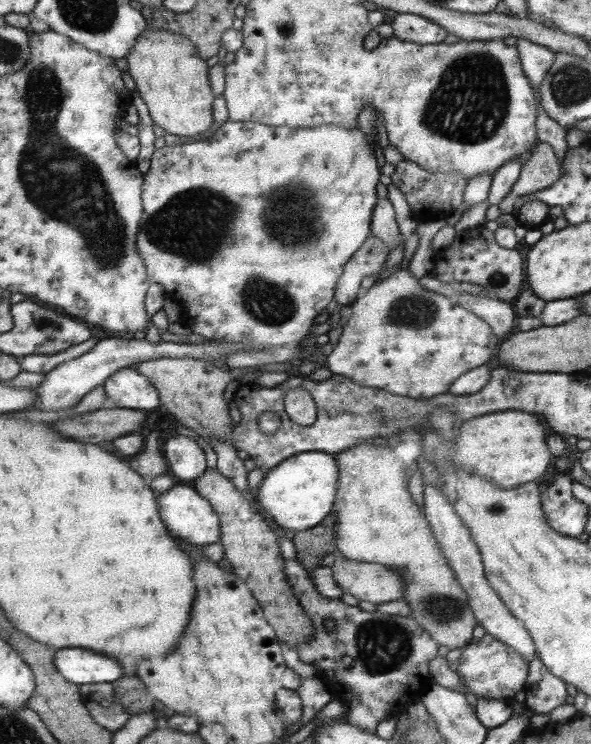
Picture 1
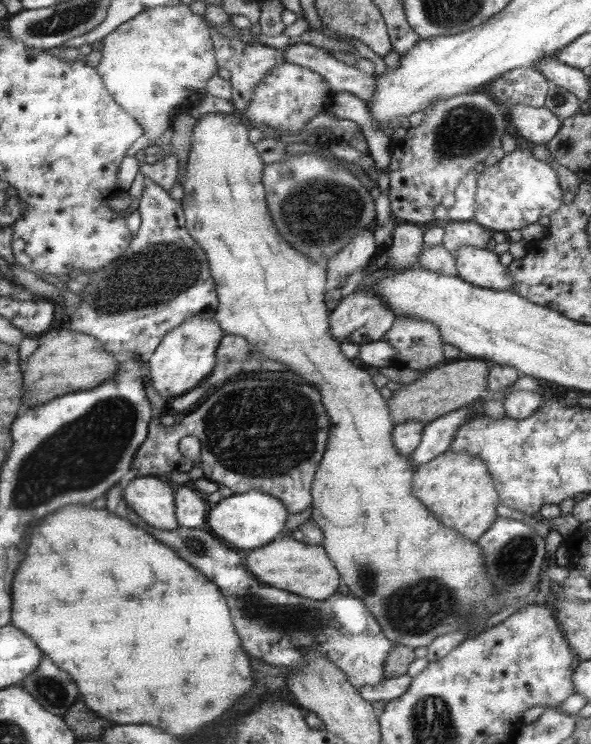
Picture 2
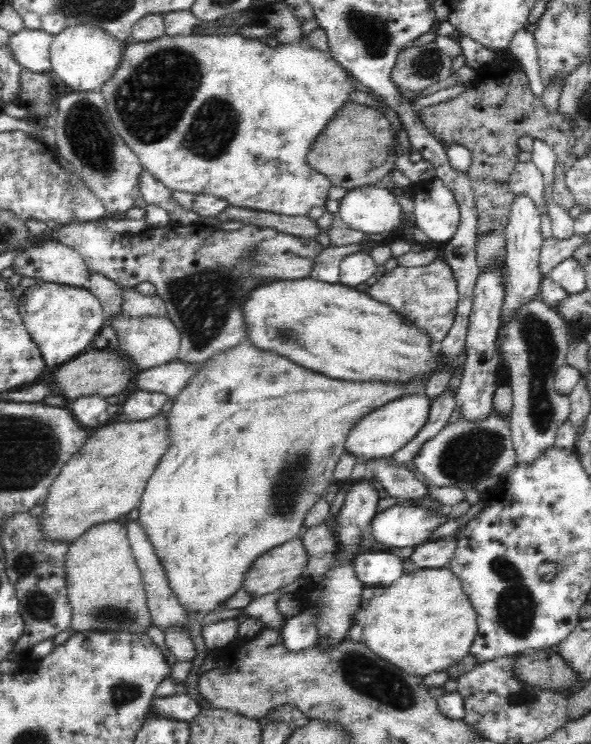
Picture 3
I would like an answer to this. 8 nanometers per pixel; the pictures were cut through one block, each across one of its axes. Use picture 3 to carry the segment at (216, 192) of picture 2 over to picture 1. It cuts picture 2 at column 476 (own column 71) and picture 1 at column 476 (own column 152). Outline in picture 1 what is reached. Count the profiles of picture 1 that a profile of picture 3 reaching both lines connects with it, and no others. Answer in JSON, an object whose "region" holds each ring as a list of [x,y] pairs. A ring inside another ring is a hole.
{"region":[[[366,440],[334,455],[335,464],[338,464],[340,471],[338,492],[331,512],[336,518],[336,550],[339,558],[359,563],[377,563],[395,569],[402,576],[404,596],[401,599],[410,606],[409,617],[416,620],[441,646],[450,649],[465,646],[470,642],[471,631],[477,621],[474,620],[473,612],[467,604],[466,593],[459,586],[450,565],[440,555],[424,513],[417,509],[407,492],[407,482],[404,479],[407,465],[403,464],[392,450],[390,446],[377,448],[371,445],[370,440]]]}

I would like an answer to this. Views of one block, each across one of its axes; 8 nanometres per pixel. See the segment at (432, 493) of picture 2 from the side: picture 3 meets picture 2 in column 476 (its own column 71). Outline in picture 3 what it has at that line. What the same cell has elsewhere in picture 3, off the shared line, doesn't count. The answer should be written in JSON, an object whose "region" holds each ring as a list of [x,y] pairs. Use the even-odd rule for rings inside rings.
{"region":[[[168,413],[146,420],[108,422],[91,431],[89,439],[62,468],[44,502],[42,530],[49,542],[74,541],[97,524],[126,518],[145,491],[146,483],[168,450]]]}

